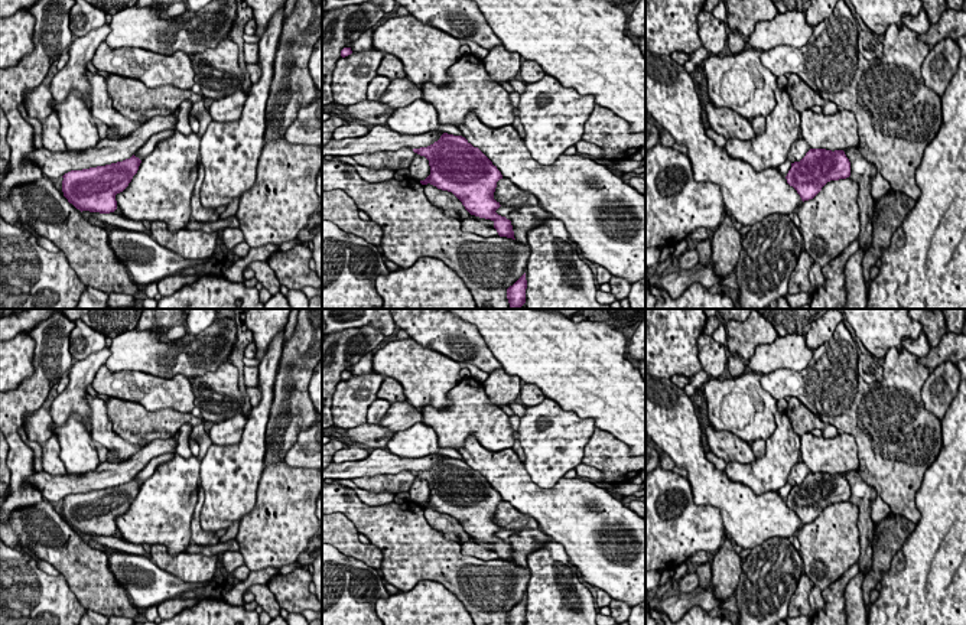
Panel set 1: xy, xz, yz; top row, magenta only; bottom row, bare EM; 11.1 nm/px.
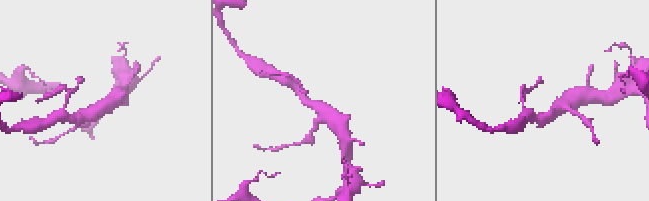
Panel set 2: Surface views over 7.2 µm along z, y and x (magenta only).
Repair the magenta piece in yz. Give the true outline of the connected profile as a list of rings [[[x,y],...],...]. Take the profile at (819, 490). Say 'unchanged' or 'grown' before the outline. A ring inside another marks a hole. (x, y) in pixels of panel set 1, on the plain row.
unchanged; [[[810,472],[800,485],[791,486],[786,502],[801,524],[813,523],[830,504],[850,499],[850,485],[843,473]]]

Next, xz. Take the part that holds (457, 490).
unchanged; [[[443,456],[433,468],[413,475],[429,484],[430,498],[422,508],[452,515],[471,538],[491,543],[500,560],[515,563],[511,544],[495,536],[501,528],[494,515],[502,498],[478,471],[462,459]]]

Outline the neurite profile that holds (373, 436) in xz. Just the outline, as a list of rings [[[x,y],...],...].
[[[368,423],[347,430],[347,437],[349,437],[357,445],[365,445],[368,450],[386,449],[387,443],[393,436],[394,432]]]

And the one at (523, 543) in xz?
[[[537,528],[518,531],[505,541],[511,544],[515,564],[527,567],[527,557],[553,538]]]

